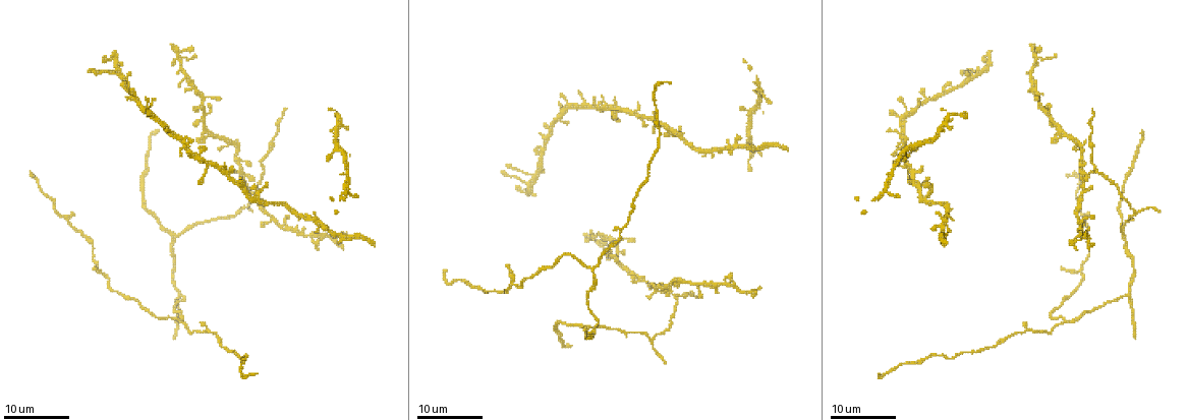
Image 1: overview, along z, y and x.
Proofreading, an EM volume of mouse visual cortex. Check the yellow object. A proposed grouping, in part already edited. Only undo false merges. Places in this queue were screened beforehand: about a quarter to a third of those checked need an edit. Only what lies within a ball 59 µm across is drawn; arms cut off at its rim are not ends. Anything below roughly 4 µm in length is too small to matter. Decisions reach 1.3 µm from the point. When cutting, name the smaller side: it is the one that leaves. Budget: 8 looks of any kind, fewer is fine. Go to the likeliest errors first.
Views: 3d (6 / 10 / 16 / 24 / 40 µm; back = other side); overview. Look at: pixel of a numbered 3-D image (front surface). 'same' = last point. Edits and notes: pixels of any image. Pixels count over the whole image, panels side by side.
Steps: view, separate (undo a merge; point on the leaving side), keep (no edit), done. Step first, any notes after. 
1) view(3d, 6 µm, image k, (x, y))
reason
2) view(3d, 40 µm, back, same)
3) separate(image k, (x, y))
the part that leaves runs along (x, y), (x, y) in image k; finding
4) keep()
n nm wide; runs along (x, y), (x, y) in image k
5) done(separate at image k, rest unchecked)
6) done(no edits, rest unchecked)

view(3d, 16 µm, image 1, (972, 77))
arms part here

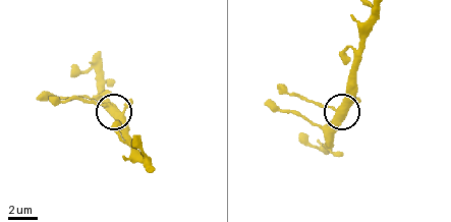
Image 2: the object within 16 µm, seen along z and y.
view(3d, 6 µm, image 2, (338, 109))

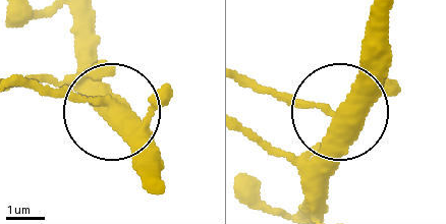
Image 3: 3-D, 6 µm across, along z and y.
keep()
one cell here

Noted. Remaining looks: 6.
view(3d, 24 µm, image 1, (738, 143))
two arms in line, one across

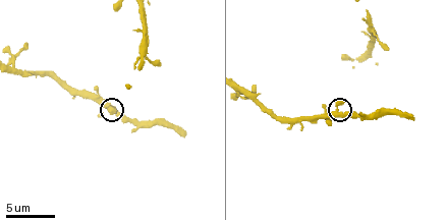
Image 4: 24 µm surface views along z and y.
view(3d, 10 µm, image 4, (338, 108))
zoom in

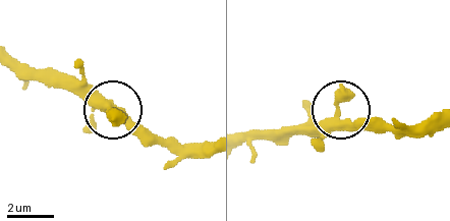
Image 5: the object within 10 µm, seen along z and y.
keep()
390 nm wide; runs along (245, 134), (310, 134), (339, 114), (378, 120) in image 5; all the same cell

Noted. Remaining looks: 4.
view(3d, 16 µm, image 1, (483, 289))
side arm on a straight run

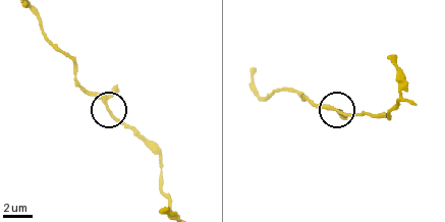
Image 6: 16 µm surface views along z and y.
view(3d, 6 µm, image 6, (110, 112))

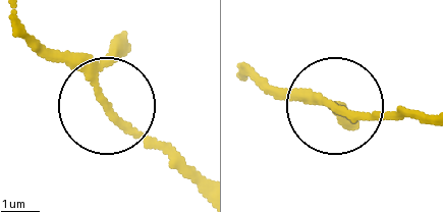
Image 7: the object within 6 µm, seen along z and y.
keep()
runs along (429, 115), (351, 115), (267, 80) in image 7; continuous, no second cell

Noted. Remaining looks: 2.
view(3d, 24 µm, image 1, (202, 96))
four or more arms meet

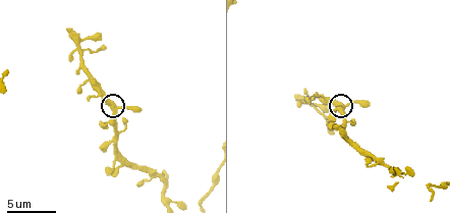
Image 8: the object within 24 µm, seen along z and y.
view(3d, 10 µm, image 8, (339, 104))

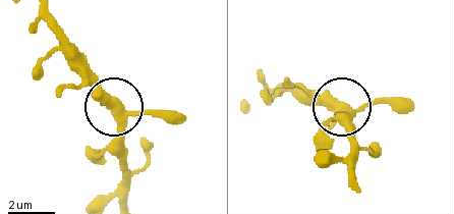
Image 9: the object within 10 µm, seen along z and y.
keep()
380 nm wide; runs along (116, 101), (71, 62) in image 9; continuous, no second cell

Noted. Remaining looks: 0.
done(no edits, rest unchecked)

